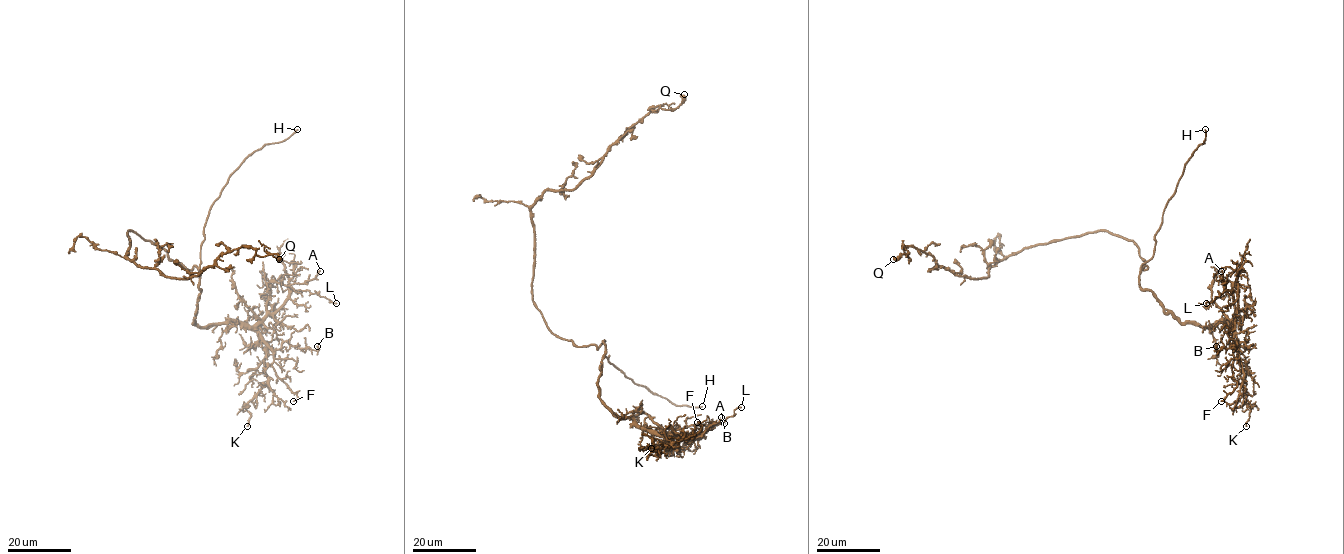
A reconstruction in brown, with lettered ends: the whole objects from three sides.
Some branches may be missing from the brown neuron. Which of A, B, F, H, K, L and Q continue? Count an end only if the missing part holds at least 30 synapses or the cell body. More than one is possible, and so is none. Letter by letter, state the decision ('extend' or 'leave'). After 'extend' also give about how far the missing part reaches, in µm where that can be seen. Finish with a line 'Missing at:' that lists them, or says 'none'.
A: leave
B: leave
F: leave
H: extend; missing 20 µm
K: leave
L: leave
Q: leave
Missing at: H

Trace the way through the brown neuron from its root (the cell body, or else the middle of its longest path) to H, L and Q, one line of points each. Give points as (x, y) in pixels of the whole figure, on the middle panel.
H: (549, 329), (577, 346), (592, 344), (597, 348), (604, 342), (609, 362), (634, 383), (677, 406), (702, 406)
L: (549, 329), (577, 346), (597, 348), (604, 340), (599, 398), (642, 427), (693, 439), (741, 407)
Q: (549, 329), (532, 297), (530, 207), (546, 190), (576, 188), (630, 128), (658, 106), (675, 109), (684, 94)

